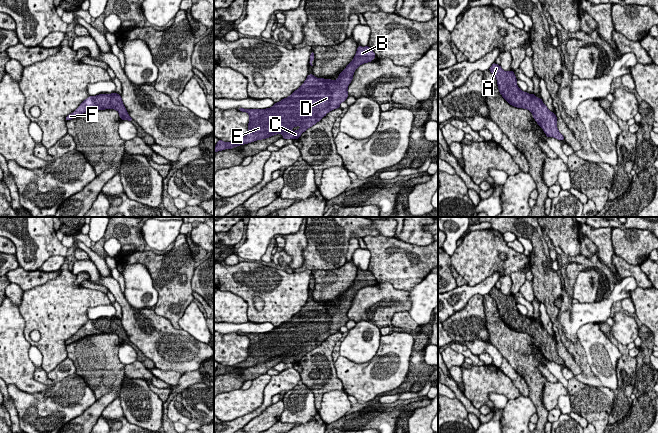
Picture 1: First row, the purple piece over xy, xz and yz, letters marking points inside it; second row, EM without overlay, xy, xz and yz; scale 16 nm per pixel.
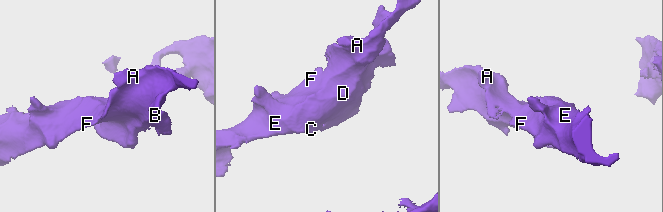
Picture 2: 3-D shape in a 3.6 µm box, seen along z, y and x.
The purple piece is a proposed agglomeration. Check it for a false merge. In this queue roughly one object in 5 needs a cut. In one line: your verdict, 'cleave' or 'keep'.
keep

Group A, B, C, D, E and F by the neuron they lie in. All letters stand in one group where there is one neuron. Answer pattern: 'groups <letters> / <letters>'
groups A B C D E F

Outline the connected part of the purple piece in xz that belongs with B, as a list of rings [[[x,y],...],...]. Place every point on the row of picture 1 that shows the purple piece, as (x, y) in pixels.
[[[358,46],[353,60],[338,75],[337,80],[317,78],[309,74],[299,89],[270,108],[238,108],[249,114],[247,135],[233,142],[218,140],[214,153],[277,134],[282,134],[284,139],[299,139],[303,132],[328,112],[340,108],[340,103],[349,96],[347,89],[355,70],[361,64],[371,62],[375,56],[369,46]]]

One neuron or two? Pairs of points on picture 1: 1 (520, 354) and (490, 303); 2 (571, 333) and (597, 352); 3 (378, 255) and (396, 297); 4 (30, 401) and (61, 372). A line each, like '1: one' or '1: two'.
1: one
2: two
3: two
4: two

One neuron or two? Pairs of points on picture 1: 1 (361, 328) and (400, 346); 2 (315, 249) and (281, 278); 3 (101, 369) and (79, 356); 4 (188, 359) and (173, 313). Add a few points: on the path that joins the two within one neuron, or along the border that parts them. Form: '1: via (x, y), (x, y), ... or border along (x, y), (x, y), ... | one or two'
1: border along (381, 335), (379, 348), (371, 358) | two
2: border along (311, 270), (293, 272) | two
3: via (96, 364), (88, 356), (84, 356) | one
4: border along (158, 315), (164, 316), (175, 328), (180, 329) | two

